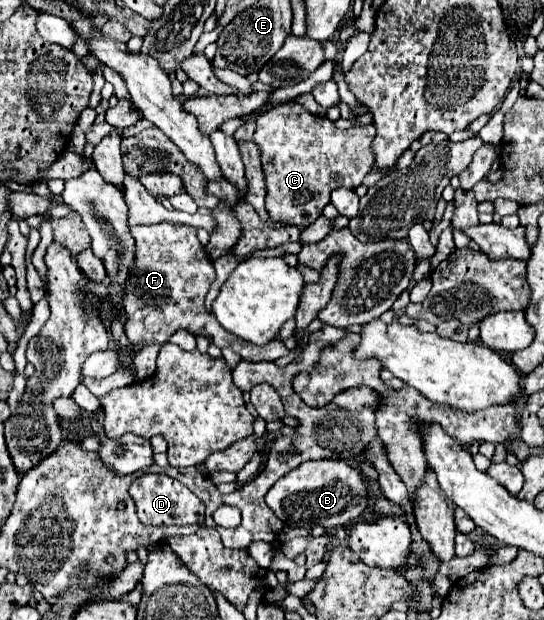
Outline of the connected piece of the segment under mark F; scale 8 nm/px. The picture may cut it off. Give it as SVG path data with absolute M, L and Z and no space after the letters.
M158 223L158 225L136 225L130 229L134 241L136 241L136 259L134 267L130 267L130 279L126 279L126 299L124 299L124 311L126 311L126 337L132 345L154 345L154 343L166 343L172 333L178 329L186 329L194 335L206 335L210 343L222 347L234 349L242 359L246 361L276 361L278 357L284 357L288 349L282 345L280 339L274 339L274 343L268 343L266 347L250 347L250 343L240 343L236 341L234 345L228 343L226 331L218 327L214 321L212 313L206 313L204 309L204 297L216 277L212 261L206 257L204 247L200 245L196 237L196 229L190 225L180 225L180 223Z

